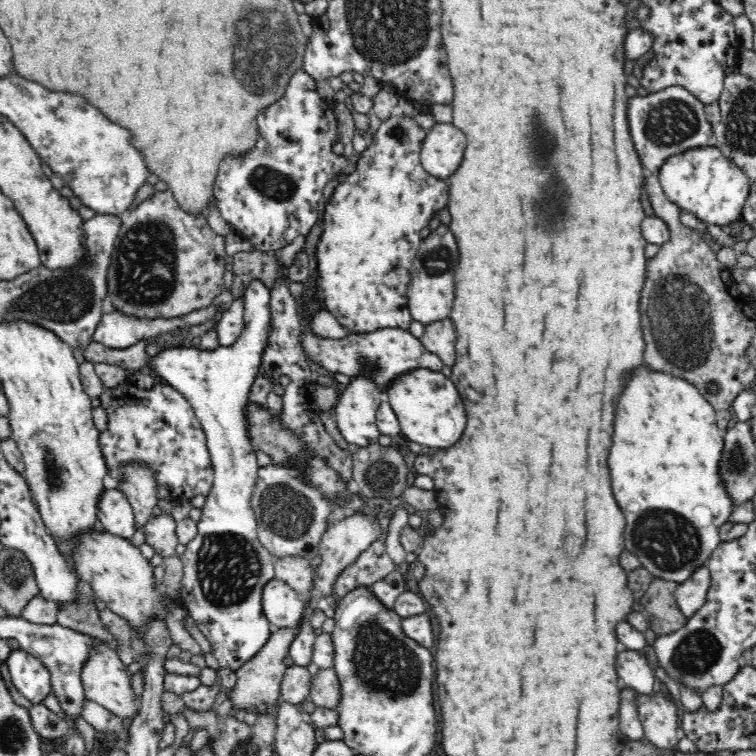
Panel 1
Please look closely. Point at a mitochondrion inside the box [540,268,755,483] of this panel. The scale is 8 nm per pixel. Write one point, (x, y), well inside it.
(679, 315)

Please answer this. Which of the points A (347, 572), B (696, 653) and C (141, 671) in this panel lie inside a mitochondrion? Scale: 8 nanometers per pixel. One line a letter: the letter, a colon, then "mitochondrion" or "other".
A: other
B: mitochondrion
C: other

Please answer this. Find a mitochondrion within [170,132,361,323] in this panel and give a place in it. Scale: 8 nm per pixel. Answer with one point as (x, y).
(271, 183)

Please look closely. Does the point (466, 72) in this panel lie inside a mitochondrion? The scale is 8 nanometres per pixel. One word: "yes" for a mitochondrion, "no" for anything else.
no

